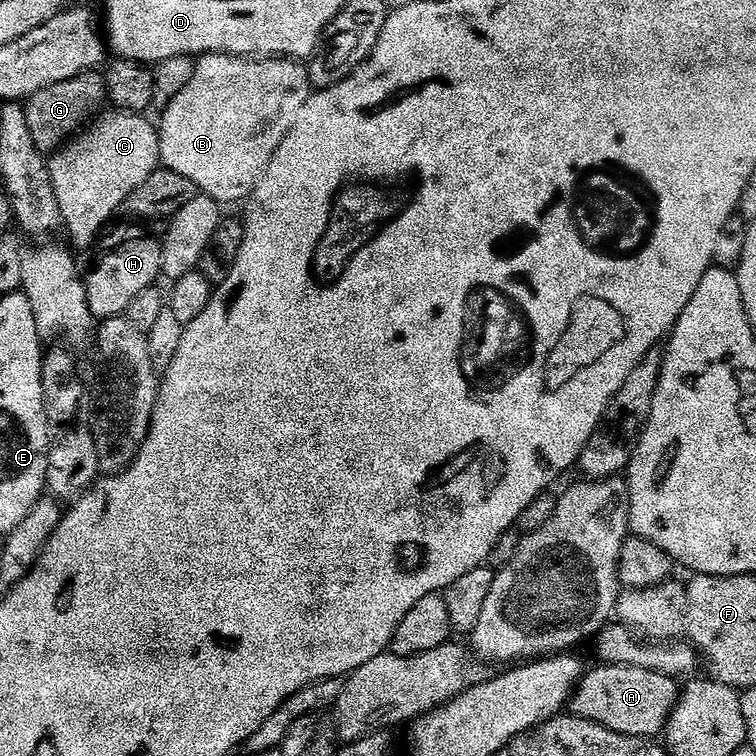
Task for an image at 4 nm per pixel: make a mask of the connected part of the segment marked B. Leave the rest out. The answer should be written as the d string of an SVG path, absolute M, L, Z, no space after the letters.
M215 54L199 57L195 61L190 82L186 82L186 86L182 86L182 90L173 100L167 101L165 108L168 109L165 110L164 117L158 120L160 159L163 167L172 168L178 174L190 178L190 182L194 182L203 195L210 196L217 202L223 202L227 205L226 203L232 204L235 200L247 201L252 191L256 189L257 182L263 178L264 171L270 166L278 146L282 146L282 142L288 136L288 131L294 126L294 122L302 110L302 106L306 106L308 97L312 95L313 91L312 83L308 80L307 67L303 63L294 60L287 58L264 58L259 60L238 56L217 56Z

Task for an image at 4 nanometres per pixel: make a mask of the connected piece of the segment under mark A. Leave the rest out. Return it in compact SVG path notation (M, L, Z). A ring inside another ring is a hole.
M601 663L600 668L585 671L572 693L571 715L598 722L623 736L656 738L667 729L678 699L678 684L673 677L654 670L631 668L625 664Z

